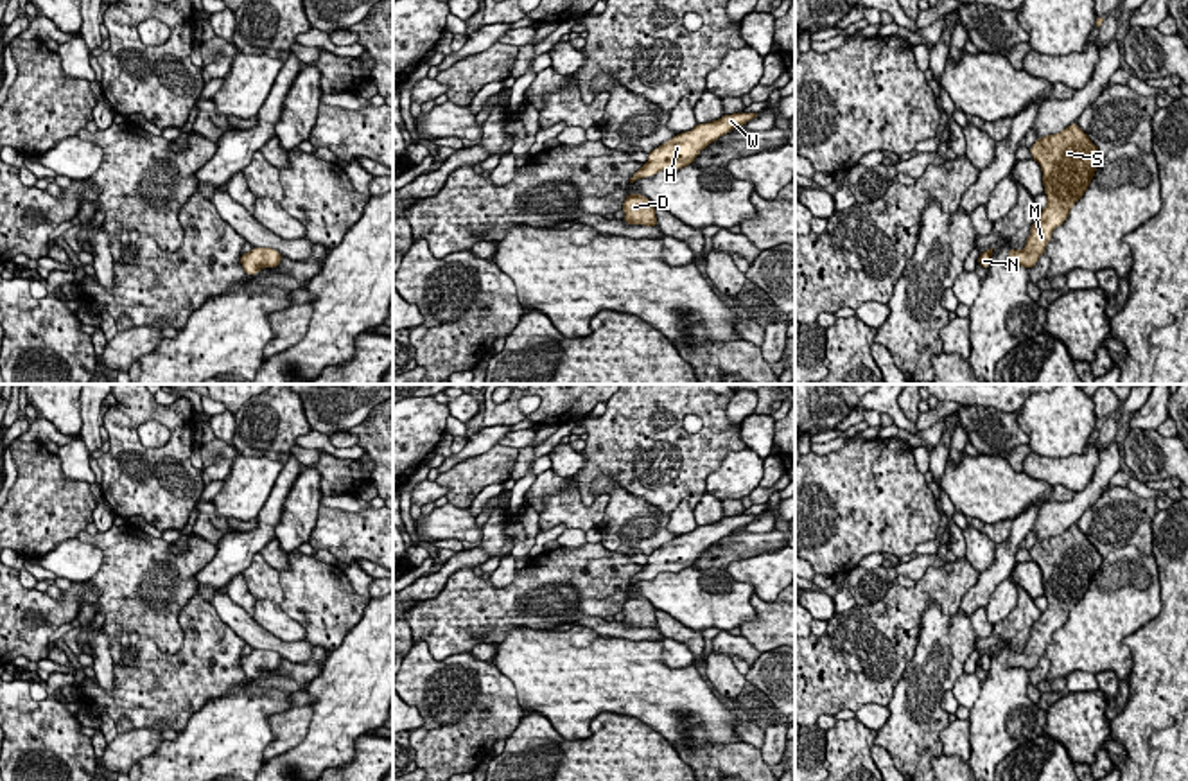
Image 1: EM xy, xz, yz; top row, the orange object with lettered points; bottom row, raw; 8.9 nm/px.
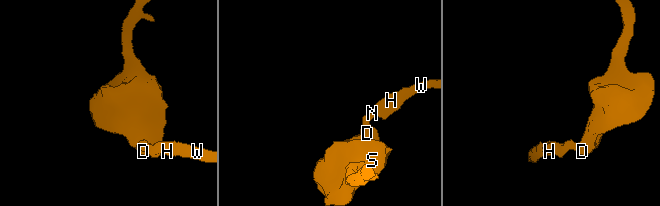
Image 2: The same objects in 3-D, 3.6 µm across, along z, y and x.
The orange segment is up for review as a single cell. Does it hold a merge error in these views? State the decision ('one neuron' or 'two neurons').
one neuron

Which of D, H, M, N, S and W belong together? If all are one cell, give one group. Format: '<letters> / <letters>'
D H M N S W

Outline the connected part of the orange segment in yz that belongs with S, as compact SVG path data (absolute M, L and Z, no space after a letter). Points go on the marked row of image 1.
M1077 122L1061 133L1037 138L1030 154L1041 165L1048 203L1034 221L1025 248L1010 248L1007 255L1009 264L1028 269L1044 255L1053 230L1084 196L1104 156Z

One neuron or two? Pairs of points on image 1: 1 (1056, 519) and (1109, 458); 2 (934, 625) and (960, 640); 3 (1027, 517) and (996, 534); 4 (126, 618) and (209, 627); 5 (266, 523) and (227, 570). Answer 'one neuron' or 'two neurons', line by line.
1: one neuron
2: one neuron
3: two neurons
4: two neurons
5: one neuron

